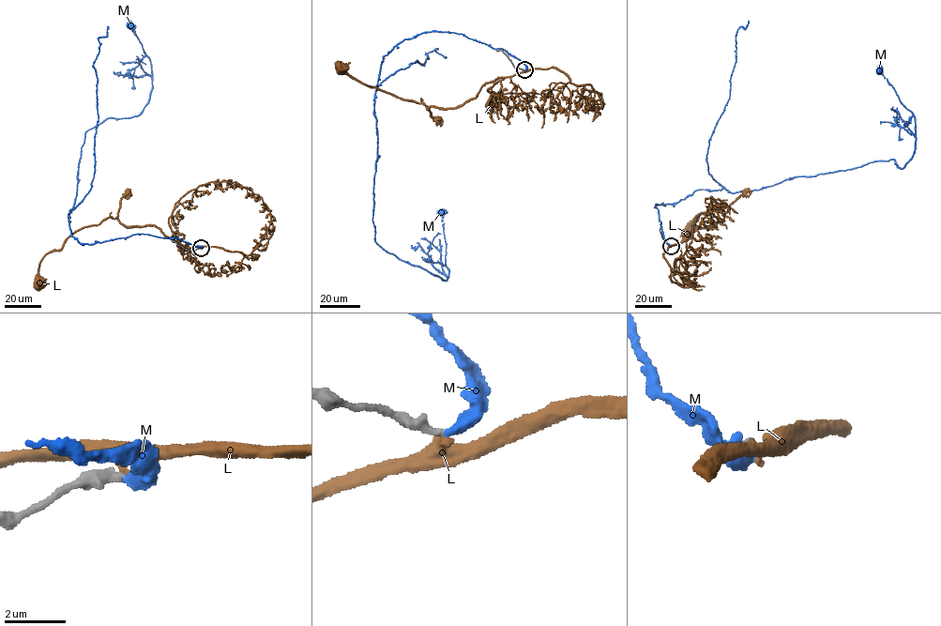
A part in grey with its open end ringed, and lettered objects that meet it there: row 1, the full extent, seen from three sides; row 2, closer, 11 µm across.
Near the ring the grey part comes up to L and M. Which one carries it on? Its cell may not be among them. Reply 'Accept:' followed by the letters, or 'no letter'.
Accept: M

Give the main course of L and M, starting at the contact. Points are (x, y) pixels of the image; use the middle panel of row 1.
L: (524, 70), (487, 83), (475, 97), (446, 108), (426, 107), (422, 103), (399, 99), (338, 72), (340, 68)
M: (524, 70), (507, 52), (454, 32), (417, 34), (384, 57), (374, 105), (375, 241), (447, 280), (442, 210)

